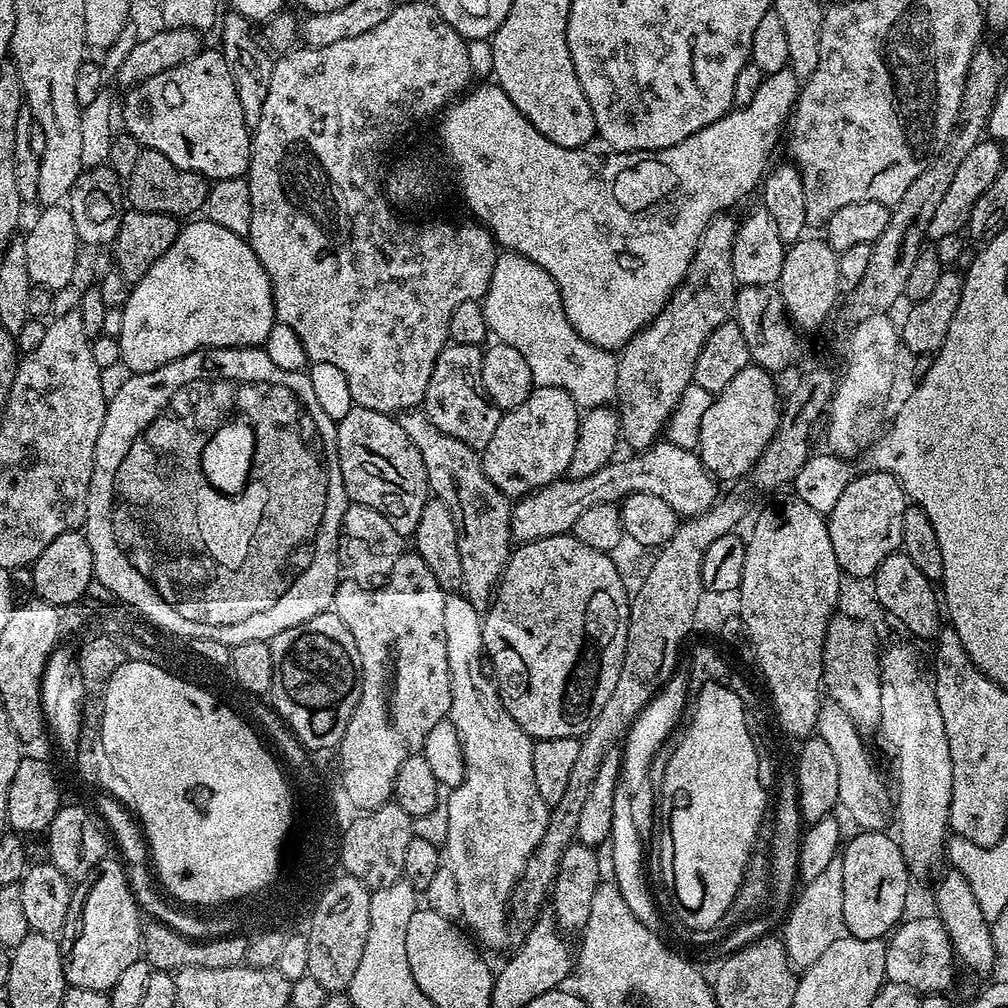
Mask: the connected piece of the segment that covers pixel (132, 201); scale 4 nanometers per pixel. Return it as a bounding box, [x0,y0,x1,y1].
[126,147,209,218]

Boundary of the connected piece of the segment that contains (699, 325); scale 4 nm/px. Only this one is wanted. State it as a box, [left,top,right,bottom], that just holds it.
[614,214,738,450]

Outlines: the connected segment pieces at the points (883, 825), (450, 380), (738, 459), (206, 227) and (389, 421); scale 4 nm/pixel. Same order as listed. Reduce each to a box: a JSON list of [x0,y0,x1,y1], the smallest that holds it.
[[815,702,894,832],[422,343,502,450],[698,362,782,481],[118,218,277,374],[336,406,430,537]]

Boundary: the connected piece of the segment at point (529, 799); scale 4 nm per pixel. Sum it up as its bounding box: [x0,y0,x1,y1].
[442,594,550,948]

